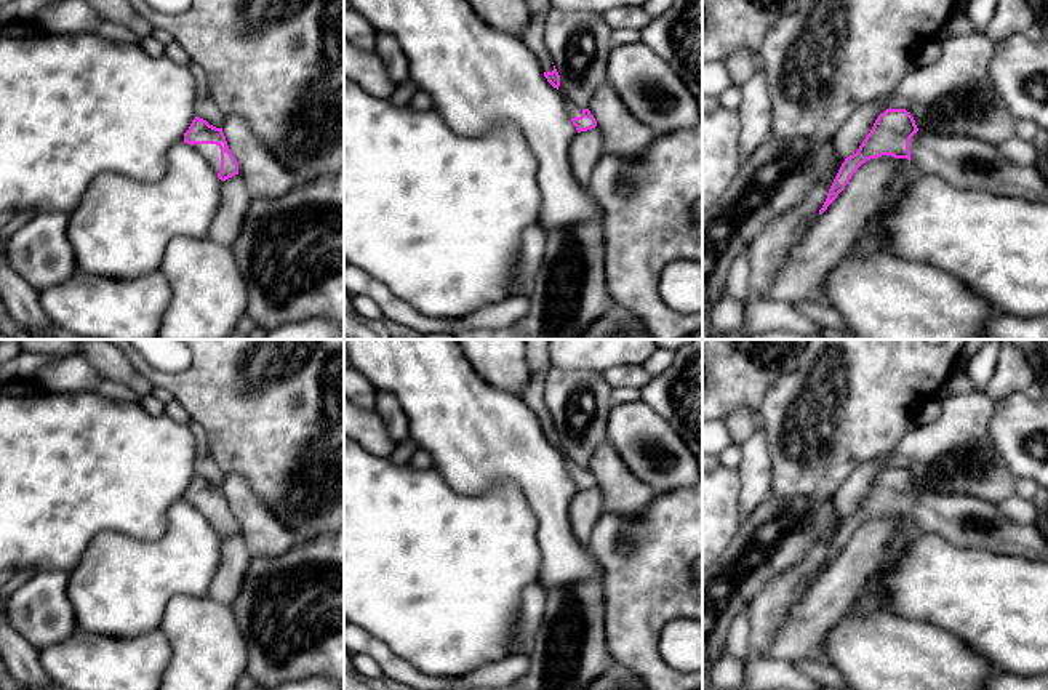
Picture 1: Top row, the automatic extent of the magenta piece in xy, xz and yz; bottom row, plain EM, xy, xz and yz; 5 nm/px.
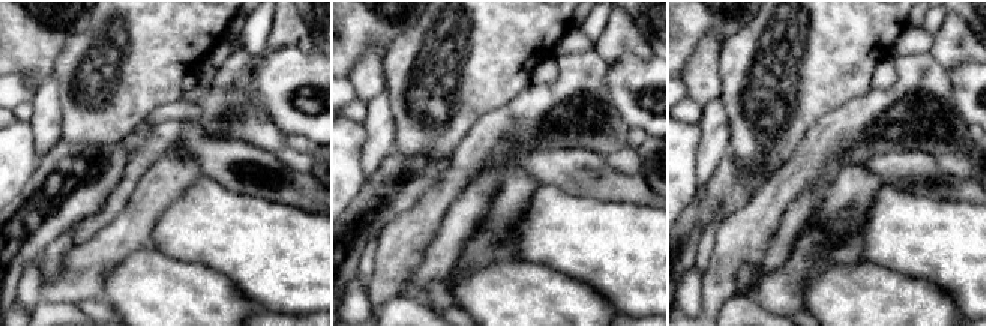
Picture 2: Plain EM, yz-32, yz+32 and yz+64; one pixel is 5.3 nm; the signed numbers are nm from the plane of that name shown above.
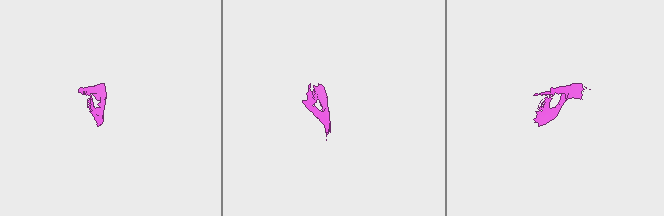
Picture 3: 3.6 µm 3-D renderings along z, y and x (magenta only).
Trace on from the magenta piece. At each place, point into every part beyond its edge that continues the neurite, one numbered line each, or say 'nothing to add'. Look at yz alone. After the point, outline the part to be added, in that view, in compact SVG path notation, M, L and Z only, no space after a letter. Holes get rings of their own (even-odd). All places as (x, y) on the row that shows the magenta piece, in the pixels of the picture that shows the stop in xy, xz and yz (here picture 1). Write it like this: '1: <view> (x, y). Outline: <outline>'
1: yz (965, 162). Outline: M917 131L909 150L917 173L939 176L957 189L1048 205L1048 179L1037 165L1013 163L987 141Z

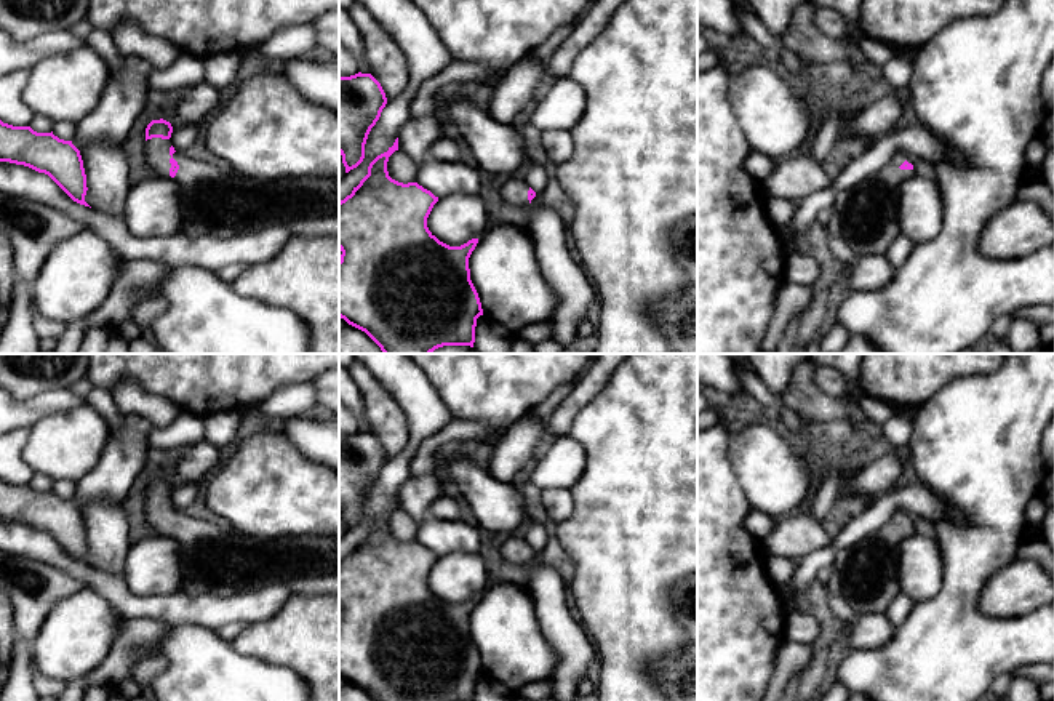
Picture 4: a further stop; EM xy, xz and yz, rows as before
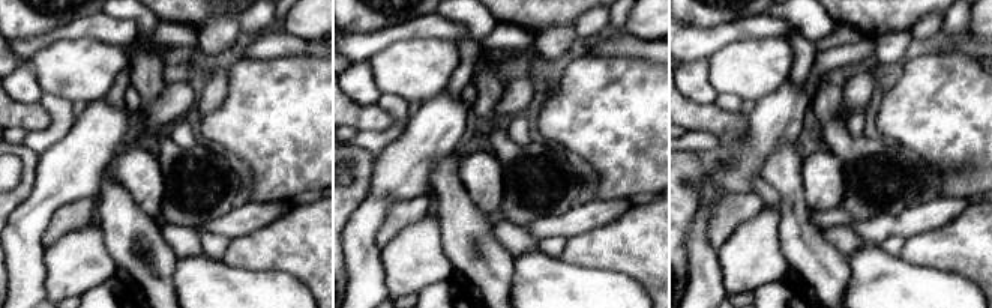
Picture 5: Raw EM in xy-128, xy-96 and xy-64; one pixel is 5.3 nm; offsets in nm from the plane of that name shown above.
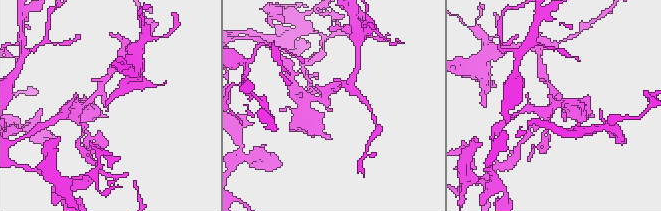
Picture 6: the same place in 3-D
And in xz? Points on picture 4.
1: xz (514, 191). Outline: M509 176L501 187L501 195L505 202L512 205L534 206L536 203L541 202L541 195L536 194L536 197L529 202L528 190L529 190L529 186L525 182L525 179Z

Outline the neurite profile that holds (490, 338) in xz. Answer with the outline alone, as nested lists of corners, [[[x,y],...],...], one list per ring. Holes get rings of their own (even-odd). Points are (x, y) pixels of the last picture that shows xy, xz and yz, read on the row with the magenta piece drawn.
[[[483,317],[475,326],[473,350],[477,354],[509,354],[515,339],[515,333]]]

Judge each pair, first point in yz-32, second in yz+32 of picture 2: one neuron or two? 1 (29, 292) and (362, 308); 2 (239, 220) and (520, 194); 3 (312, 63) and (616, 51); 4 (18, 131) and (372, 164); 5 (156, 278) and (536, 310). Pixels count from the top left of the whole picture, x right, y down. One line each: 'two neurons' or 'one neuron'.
1: two neurons
2: two neurons
3: two neurons
4: two neurons
5: one neuron

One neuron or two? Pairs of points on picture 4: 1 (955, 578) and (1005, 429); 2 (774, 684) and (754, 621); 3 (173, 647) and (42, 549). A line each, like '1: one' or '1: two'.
1: one
2: two
3: two

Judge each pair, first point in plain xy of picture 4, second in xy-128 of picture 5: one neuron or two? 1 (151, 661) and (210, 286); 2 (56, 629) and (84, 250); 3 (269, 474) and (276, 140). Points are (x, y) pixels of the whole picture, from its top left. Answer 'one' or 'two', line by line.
1: two
2: one
3: one

